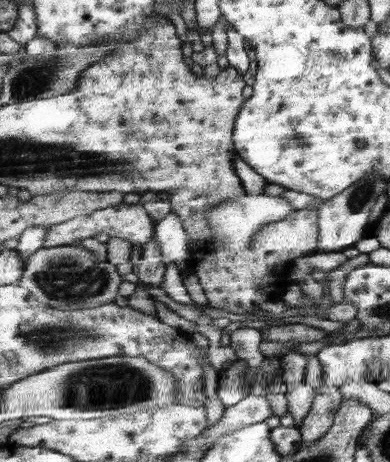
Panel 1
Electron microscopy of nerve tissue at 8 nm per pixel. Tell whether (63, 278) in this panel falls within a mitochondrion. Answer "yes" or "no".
yes

